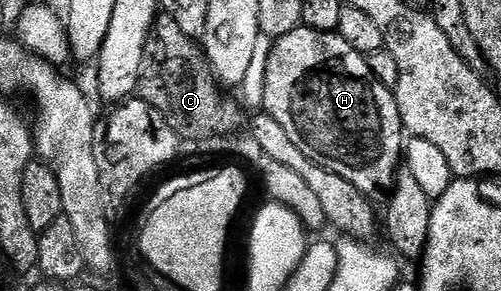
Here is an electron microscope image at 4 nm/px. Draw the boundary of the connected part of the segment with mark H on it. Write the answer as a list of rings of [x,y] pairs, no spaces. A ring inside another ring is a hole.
[[[300,27],[289,31],[289,35],[274,38],[273,44],[268,48],[268,62],[265,64],[264,101],[262,108],[269,115],[273,115],[273,119],[277,119],[277,123],[281,123],[281,128],[291,136],[294,145],[301,150],[301,155],[309,155],[309,159],[313,159],[313,163],[333,171],[333,175],[341,175],[341,179],[353,183],[353,187],[357,187],[357,191],[361,191],[369,198],[378,199],[379,196],[382,198],[384,195],[390,194],[391,190],[394,189],[395,172],[398,171],[401,158],[405,153],[405,130],[403,120],[399,114],[399,108],[395,102],[395,94],[392,90],[385,88],[375,78],[367,62],[367,57],[362,53],[353,51],[353,47],[349,47],[349,43],[345,43],[345,39],[341,39],[338,32],[322,33],[321,31],[313,31],[306,27]]]

